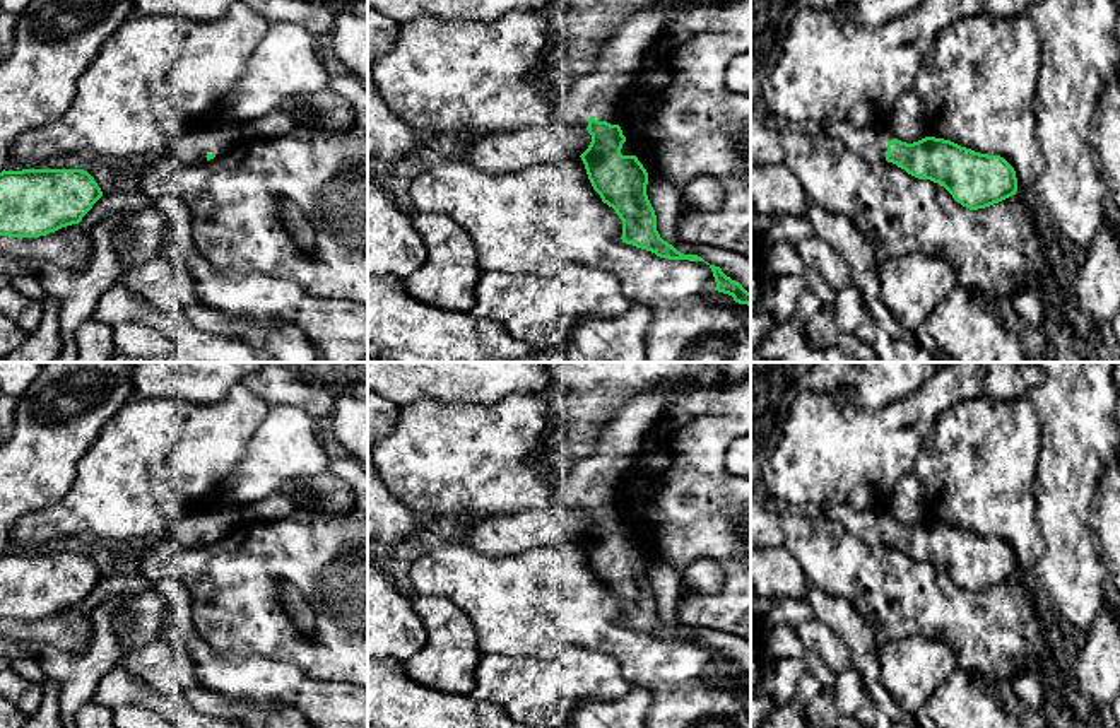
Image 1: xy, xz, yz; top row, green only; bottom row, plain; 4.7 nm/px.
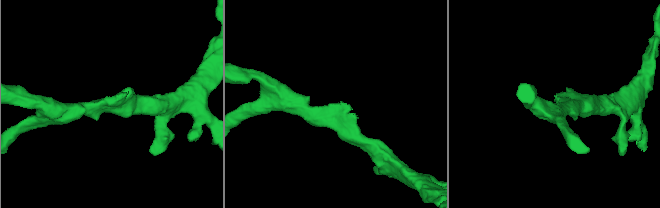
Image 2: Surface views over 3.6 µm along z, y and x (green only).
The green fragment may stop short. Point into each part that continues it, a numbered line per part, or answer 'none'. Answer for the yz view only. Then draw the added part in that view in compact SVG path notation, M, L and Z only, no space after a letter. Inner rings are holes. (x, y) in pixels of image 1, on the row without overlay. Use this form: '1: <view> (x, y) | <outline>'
1: yz (871, 525) | M848 504L829 506L817 511L826 520L840 523L850 533L870 545L886 543L887 520L893 518L886 504L869 509L855 509Z

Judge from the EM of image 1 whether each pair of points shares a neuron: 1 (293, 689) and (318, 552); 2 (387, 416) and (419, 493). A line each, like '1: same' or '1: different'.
1: different
2: different

